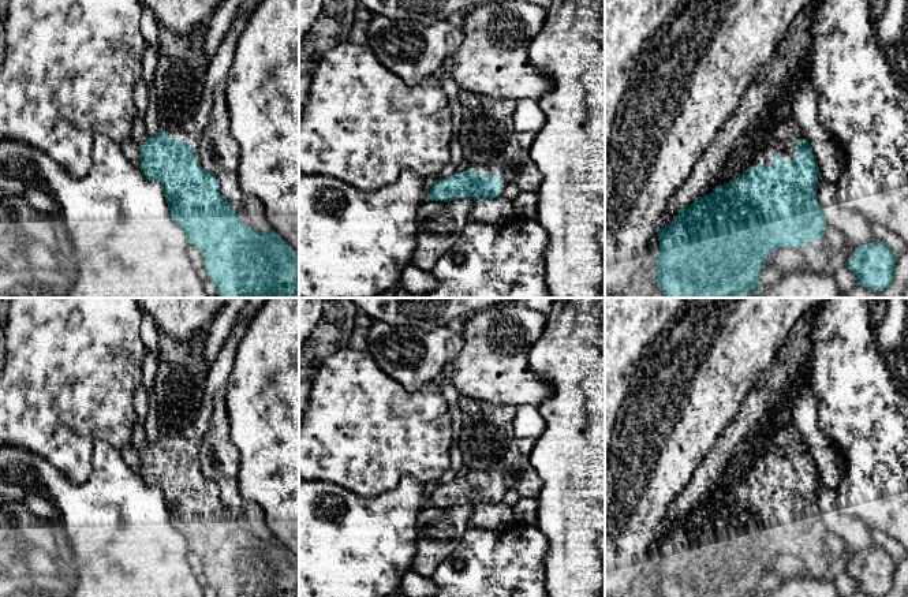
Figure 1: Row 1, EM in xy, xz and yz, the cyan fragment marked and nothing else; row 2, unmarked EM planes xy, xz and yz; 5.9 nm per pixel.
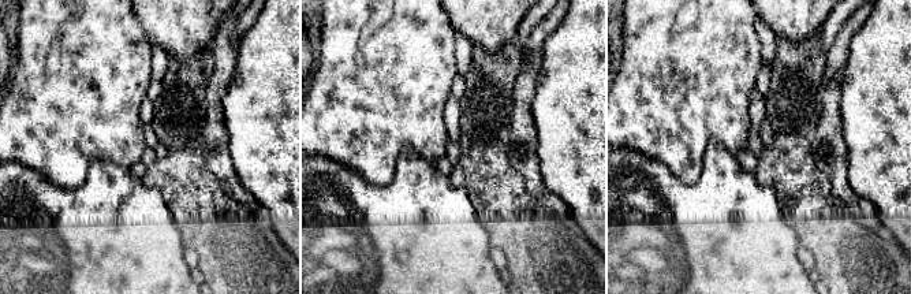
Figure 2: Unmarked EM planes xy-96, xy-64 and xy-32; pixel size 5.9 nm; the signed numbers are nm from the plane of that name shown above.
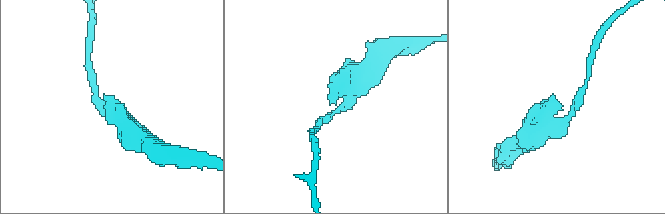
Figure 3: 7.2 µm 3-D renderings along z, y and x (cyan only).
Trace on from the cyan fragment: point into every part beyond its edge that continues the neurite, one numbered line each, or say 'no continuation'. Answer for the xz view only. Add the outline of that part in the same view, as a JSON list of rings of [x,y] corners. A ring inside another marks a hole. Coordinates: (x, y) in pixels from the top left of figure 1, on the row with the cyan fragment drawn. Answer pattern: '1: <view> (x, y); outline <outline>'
1: xz (496, 167); outline [[[498,158],[485,165],[470,165],[468,168],[475,169],[478,173],[486,175],[486,176],[498,175],[500,182],[504,187],[507,184],[507,180],[504,176],[504,165],[505,165],[505,160]]]

